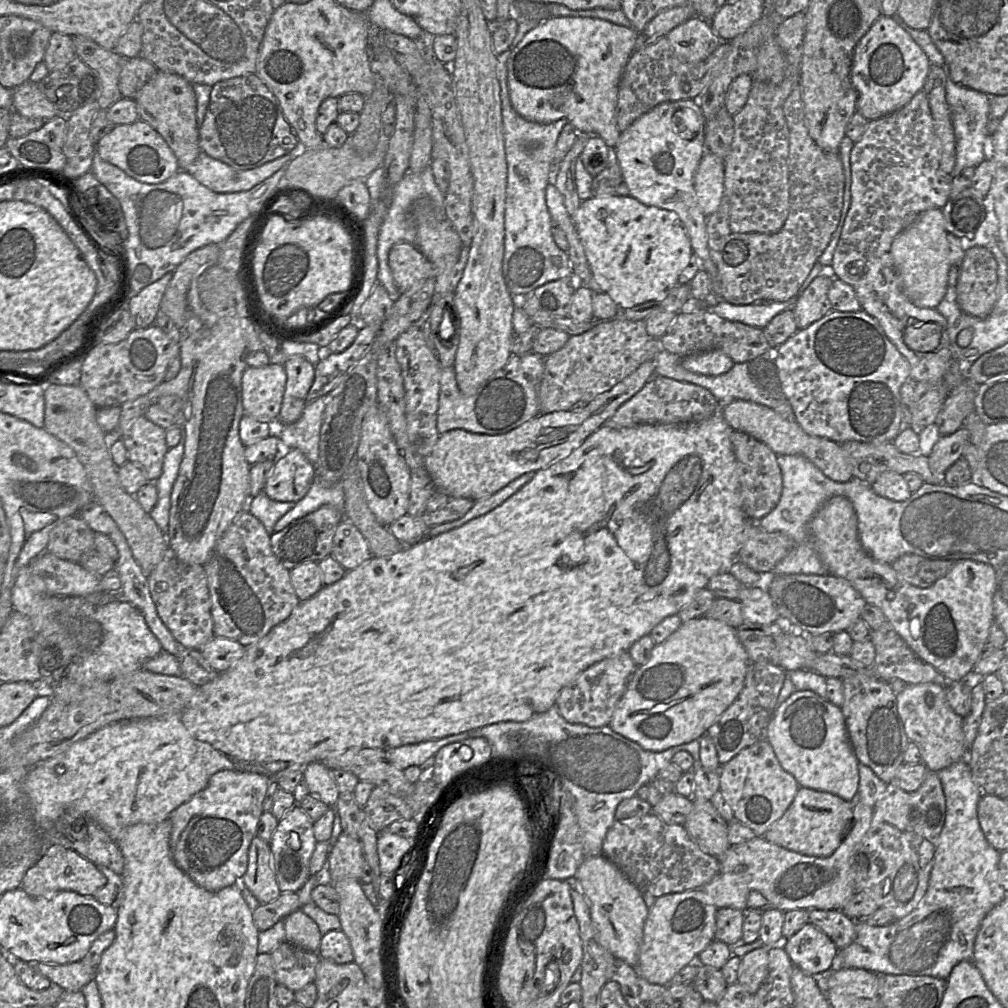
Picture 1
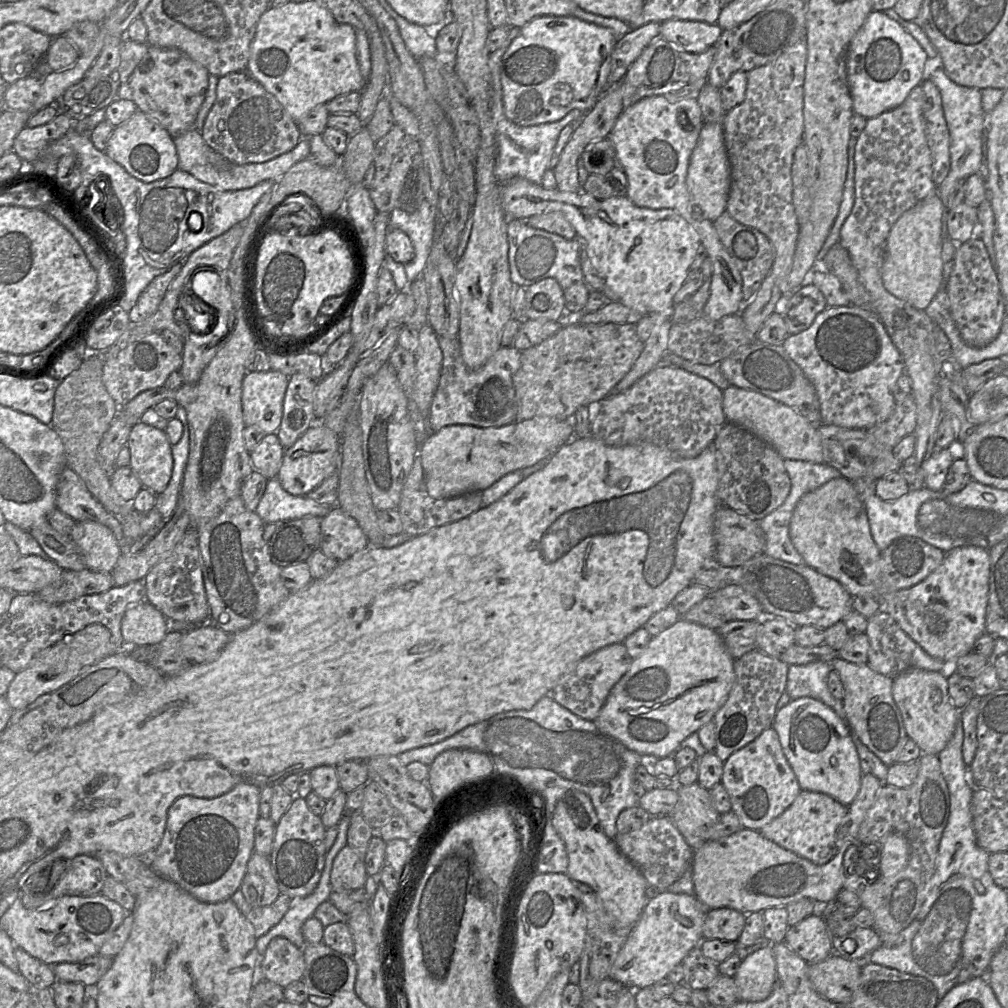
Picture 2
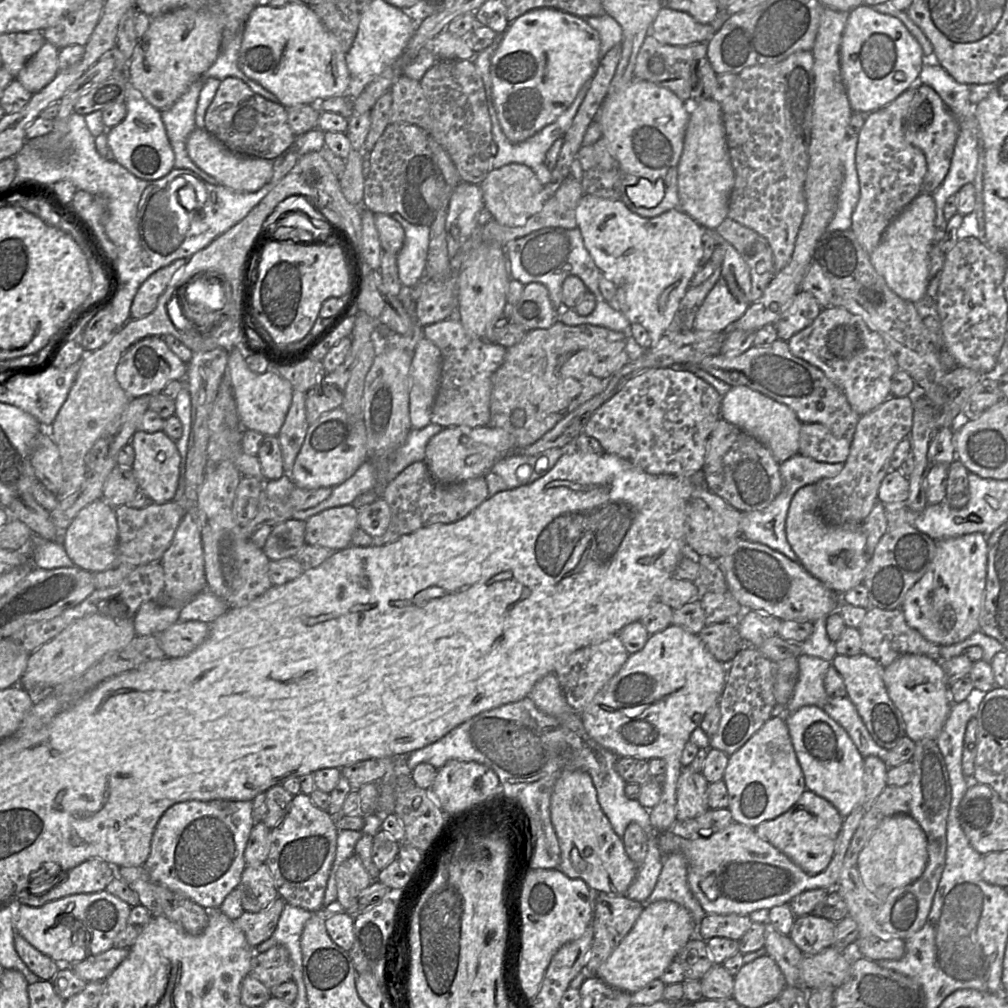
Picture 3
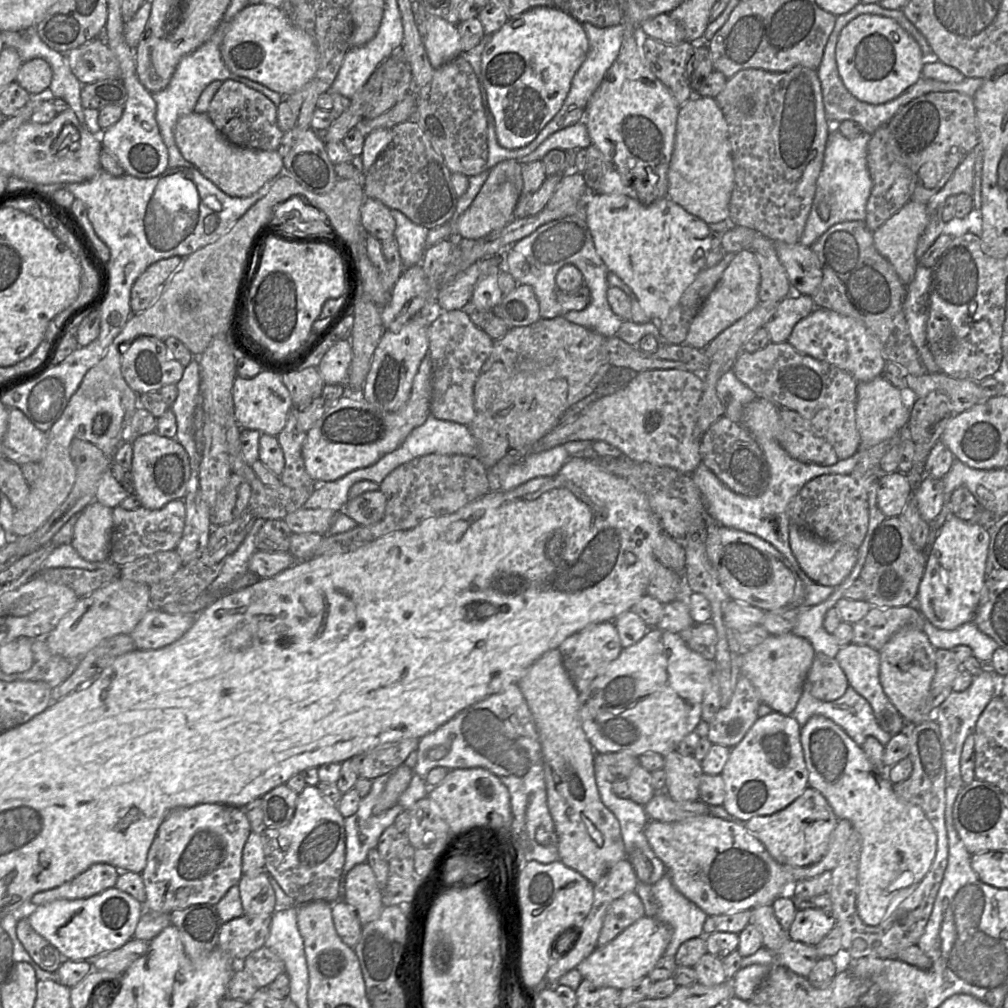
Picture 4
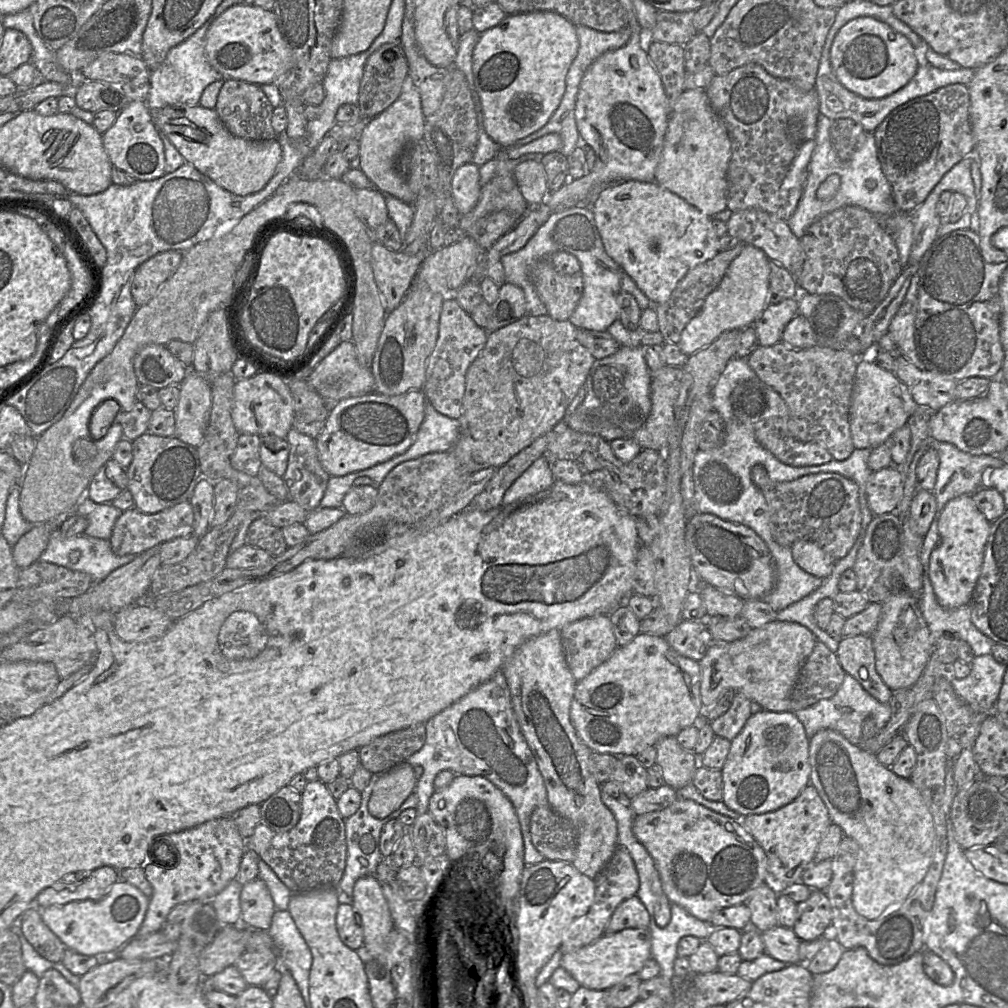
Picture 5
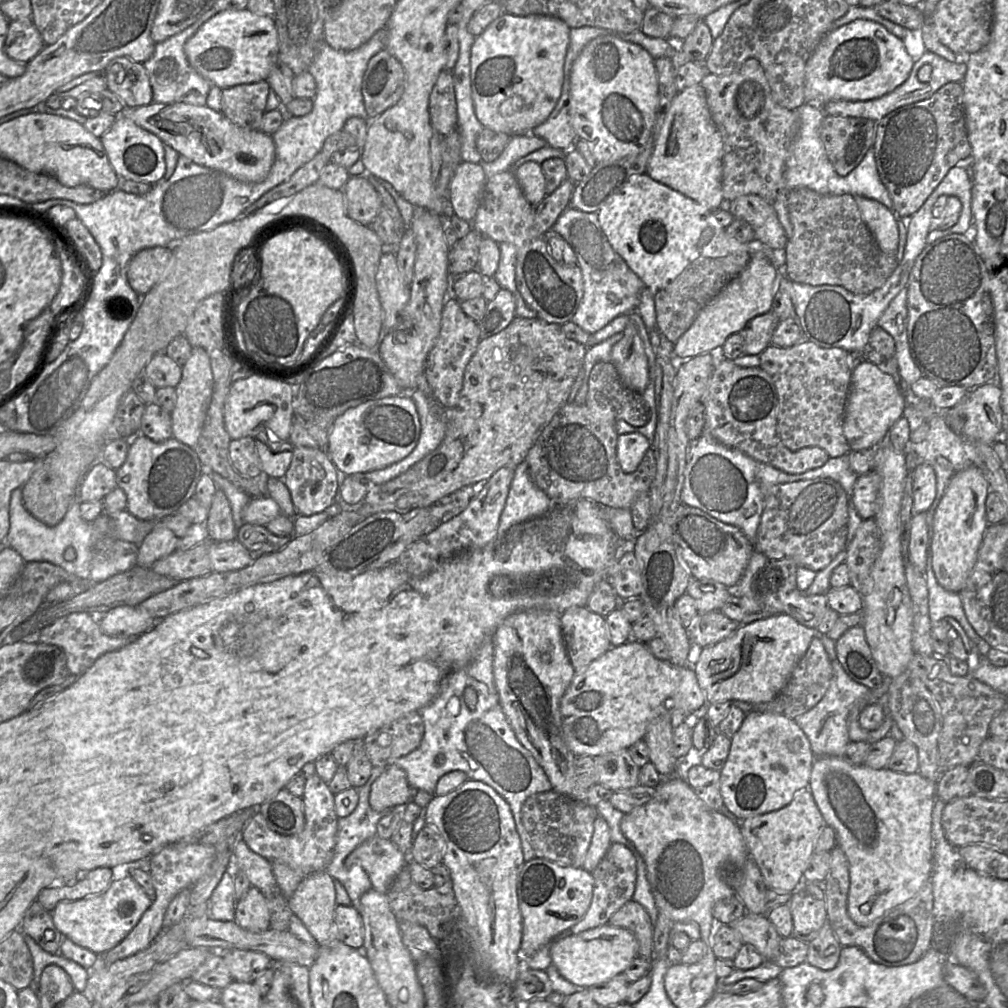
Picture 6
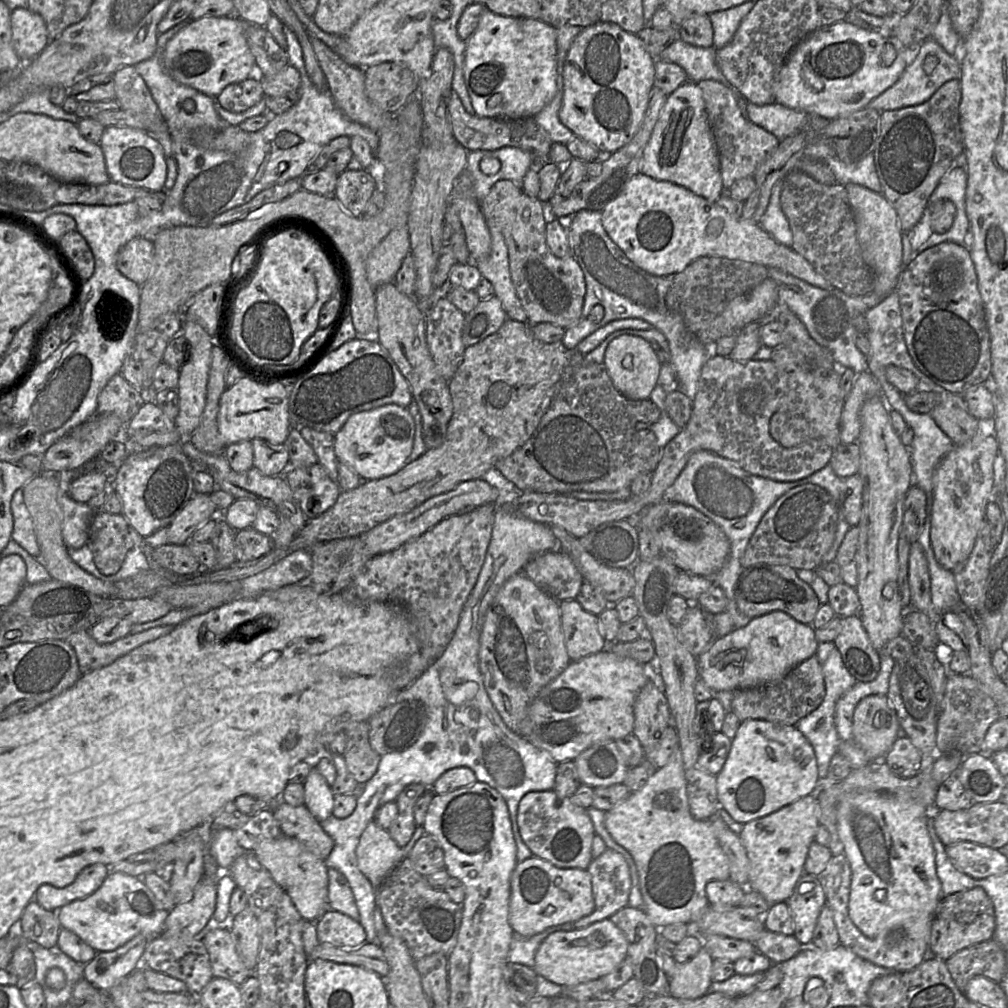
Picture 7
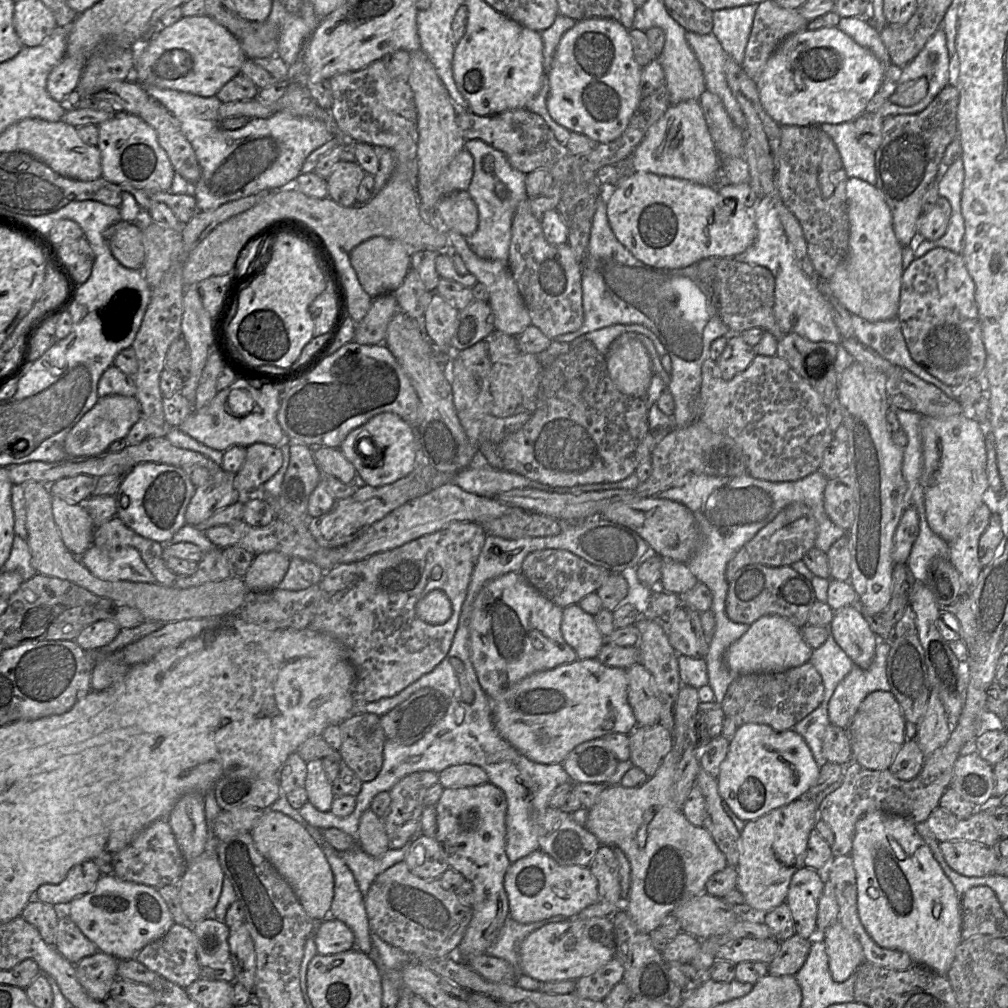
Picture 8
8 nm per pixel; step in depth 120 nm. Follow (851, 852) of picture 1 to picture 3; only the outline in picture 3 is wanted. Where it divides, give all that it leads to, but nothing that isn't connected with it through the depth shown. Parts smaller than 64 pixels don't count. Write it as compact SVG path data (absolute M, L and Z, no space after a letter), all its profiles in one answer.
M877 756L864 758L865 796L853 811L844 818L837 837L830 864L818 874L808 874L786 855L761 838L755 828L733 821L721 831L708 837L686 839L671 831L657 833L657 844L668 856L682 853L687 860L687 880L693 896L706 914L762 916L769 909L789 904L800 893L835 888L842 869L844 857L851 839L872 804L887 785L887 764Z

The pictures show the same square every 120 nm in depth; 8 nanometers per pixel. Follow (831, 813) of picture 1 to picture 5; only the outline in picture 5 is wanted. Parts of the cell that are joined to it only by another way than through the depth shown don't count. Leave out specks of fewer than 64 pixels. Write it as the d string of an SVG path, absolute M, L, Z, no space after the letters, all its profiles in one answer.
M809 783L789 804L774 811L746 816L744 827L763 848L773 884L788 886L800 882L804 871L813 863L818 846L831 823L824 801Z

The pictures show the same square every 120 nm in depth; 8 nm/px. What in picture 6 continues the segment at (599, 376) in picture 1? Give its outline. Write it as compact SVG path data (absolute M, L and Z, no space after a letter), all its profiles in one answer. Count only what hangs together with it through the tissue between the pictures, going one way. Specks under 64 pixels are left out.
M515 317L502 331L480 340L465 368L457 405L444 409L446 433L440 445L399 476L381 485L367 482L371 485L370 490L360 505L348 505L341 499L335 513L355 510L364 504L367 504L370 515L428 507L464 486L481 485L502 467L514 469L525 460L544 428L567 403L586 352L587 347L566 337L559 324L547 323L540 318Z

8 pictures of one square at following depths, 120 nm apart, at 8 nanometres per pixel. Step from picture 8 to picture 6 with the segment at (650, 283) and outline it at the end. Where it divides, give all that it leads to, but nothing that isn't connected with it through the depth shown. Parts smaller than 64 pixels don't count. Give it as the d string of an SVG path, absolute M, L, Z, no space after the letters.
M569 206L559 216L552 227L552 231L561 235L572 247L583 275L584 293L579 307L571 319L574 324L578 325L587 333L594 334L617 316L636 311L639 304L640 294L646 286L610 245L599 224L597 212L584 212Z

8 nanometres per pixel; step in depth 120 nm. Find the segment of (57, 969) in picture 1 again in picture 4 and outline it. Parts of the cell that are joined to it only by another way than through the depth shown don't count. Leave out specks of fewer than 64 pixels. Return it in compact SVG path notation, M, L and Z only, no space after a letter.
M132 938L123 946L90 961L93 970L122 974L135 960L146 954L149 941Z

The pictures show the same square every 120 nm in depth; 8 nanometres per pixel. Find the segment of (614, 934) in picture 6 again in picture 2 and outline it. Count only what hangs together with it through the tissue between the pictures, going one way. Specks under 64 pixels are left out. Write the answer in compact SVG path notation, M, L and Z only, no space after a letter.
M662 891L652 899L647 900L643 912L633 930L619 951L611 969L609 977L633 989L652 987L655 983L666 978L668 974L682 963L687 954L702 942L702 928L706 909L695 895L675 894Z

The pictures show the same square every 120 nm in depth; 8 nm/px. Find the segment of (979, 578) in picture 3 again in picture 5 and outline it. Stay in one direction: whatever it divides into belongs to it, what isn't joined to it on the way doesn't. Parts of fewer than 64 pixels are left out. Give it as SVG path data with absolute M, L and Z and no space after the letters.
M972 495L950 500L938 520L938 541L929 561L929 579L938 603L946 609L968 606L981 573L991 522L977 508Z

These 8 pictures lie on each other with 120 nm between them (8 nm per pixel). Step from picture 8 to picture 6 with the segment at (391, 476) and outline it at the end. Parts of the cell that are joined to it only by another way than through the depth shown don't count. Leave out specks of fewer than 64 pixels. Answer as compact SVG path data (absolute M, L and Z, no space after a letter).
M407 393L364 402L349 408L332 424L326 452L340 474L379 470L408 456L420 437L415 403Z

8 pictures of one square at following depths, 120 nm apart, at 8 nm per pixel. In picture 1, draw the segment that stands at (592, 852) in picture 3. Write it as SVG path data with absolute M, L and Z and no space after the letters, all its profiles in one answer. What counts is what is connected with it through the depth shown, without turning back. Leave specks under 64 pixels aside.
M602 854L585 859L574 877L579 881L588 900L599 943L616 959L635 966L649 913L642 891Z

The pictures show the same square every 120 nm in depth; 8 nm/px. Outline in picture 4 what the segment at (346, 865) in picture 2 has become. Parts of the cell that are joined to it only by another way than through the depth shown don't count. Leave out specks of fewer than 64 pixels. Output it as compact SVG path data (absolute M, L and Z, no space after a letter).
M366 862L355 865L346 875L343 900L355 910L362 927L380 916L384 907L381 889Z

